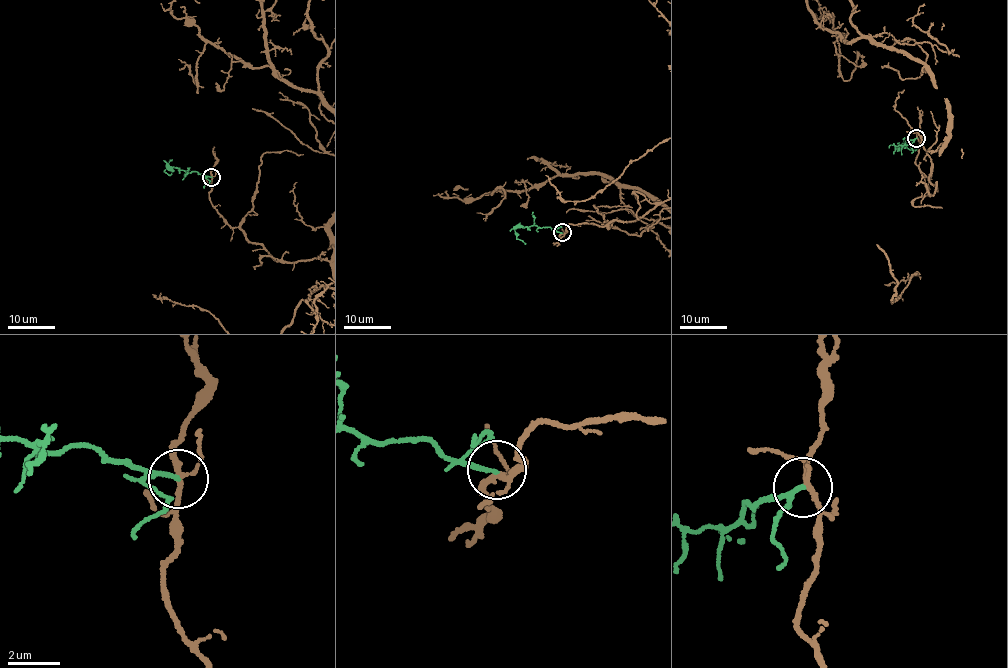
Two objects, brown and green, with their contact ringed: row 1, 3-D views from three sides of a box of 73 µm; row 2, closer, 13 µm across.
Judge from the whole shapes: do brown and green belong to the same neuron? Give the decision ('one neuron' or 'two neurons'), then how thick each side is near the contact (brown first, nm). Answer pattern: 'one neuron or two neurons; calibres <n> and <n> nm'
two neurons; calibres 170 and 170 nm

